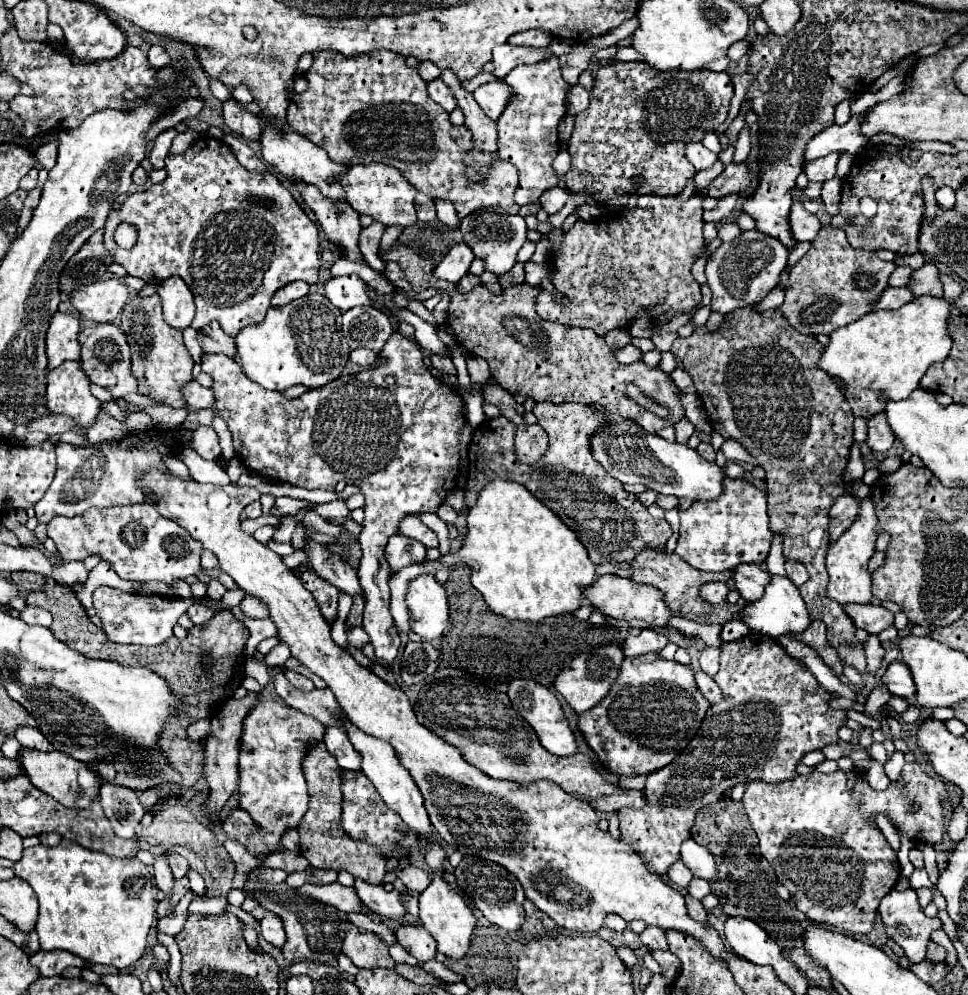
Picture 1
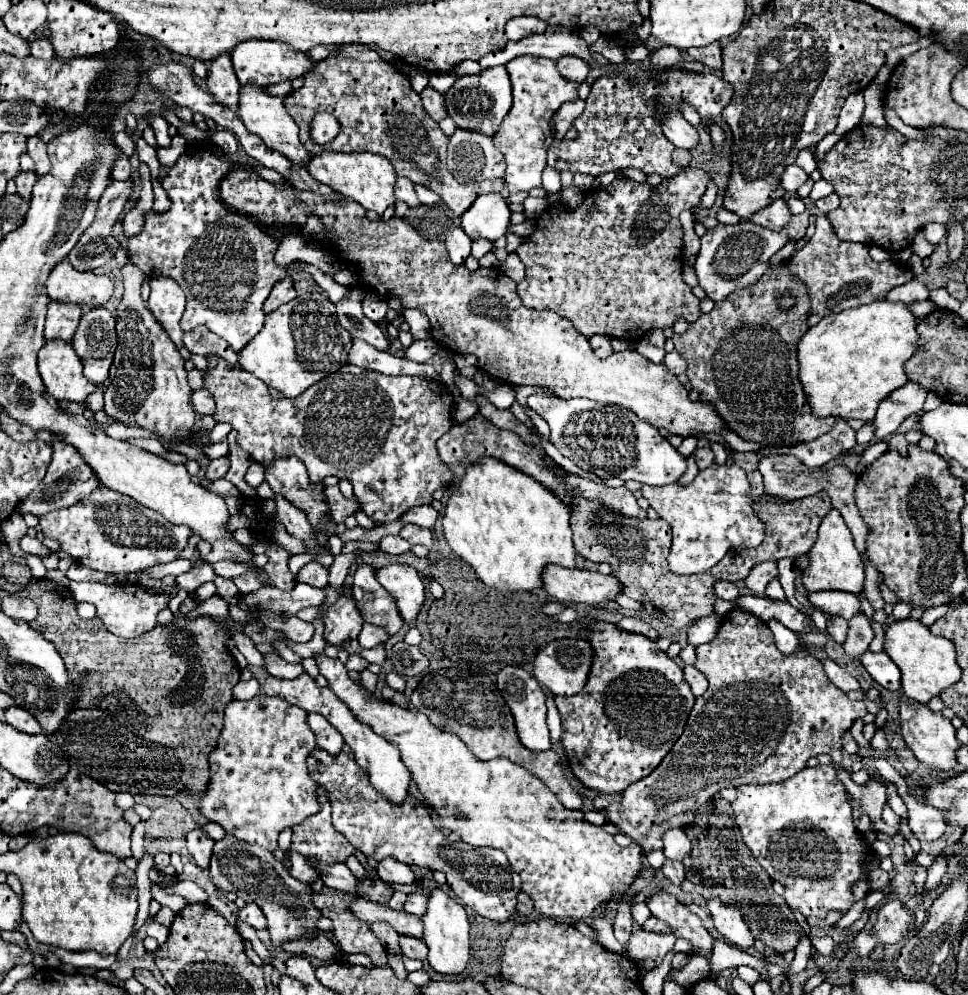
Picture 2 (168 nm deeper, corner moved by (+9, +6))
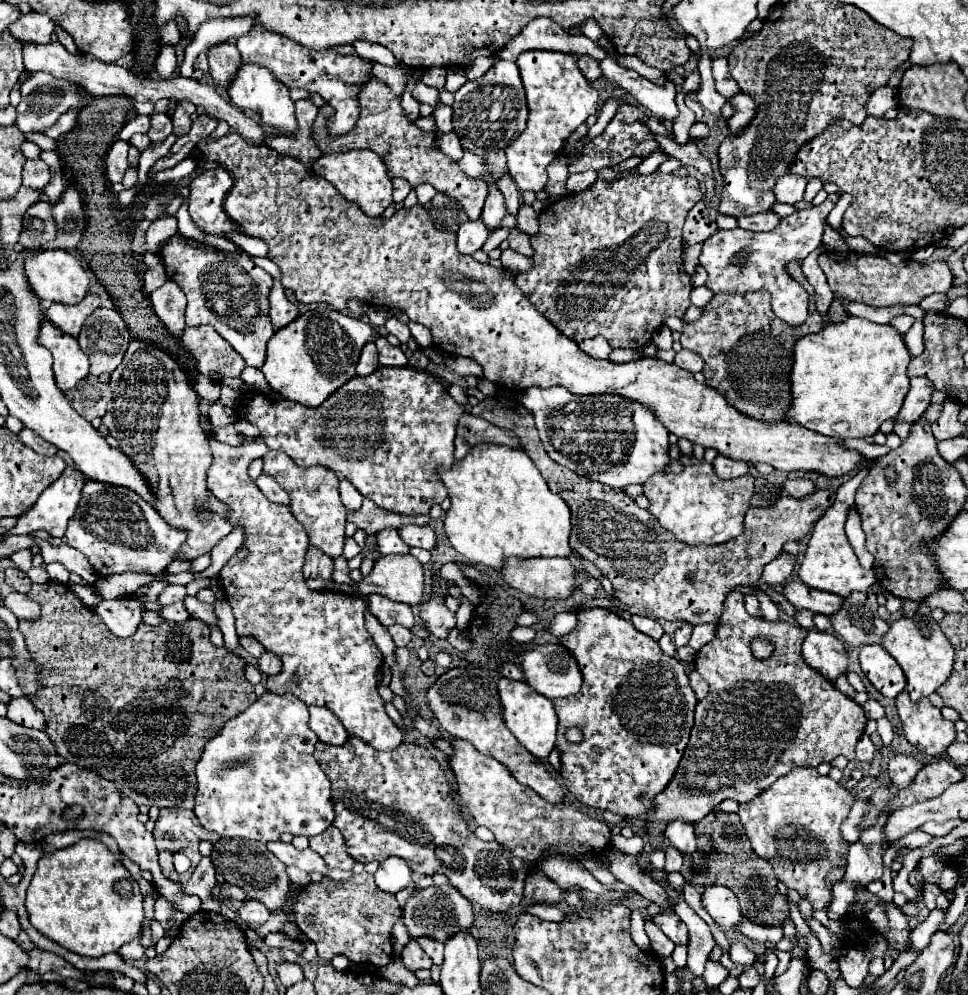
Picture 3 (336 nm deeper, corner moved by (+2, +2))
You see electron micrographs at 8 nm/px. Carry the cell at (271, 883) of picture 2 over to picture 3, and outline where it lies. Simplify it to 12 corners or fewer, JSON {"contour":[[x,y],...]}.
{"contour":[[222,837],[210,857],[226,883],[278,911],[286,865],[264,843]]}

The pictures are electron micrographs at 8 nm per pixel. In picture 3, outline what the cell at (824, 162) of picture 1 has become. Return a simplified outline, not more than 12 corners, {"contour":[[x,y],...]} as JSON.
{"contour":[[780,177],[774,187],[778,203],[796,205],[804,195],[806,177]]}

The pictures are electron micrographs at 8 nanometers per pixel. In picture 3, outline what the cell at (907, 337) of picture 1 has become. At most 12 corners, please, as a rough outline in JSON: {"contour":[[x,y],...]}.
{"contour":[[828,323],[794,347],[788,419],[866,437],[912,355],[890,323]]}

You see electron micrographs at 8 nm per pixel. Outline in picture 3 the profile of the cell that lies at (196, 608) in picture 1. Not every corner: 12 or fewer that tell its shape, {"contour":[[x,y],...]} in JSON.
{"contour":[[184,603],[168,605],[160,611],[166,621],[186,621],[188,609]]}

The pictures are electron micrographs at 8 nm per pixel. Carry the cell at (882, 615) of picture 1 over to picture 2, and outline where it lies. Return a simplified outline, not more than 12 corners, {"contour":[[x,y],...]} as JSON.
{"contour":[[843,591],[807,593],[809,603],[827,615],[851,619],[861,601]]}

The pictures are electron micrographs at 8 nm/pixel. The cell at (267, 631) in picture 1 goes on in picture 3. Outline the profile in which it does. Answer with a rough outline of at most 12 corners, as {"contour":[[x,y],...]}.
{"contour":[[138,597],[102,599],[94,611],[112,633],[136,633],[146,609]]}

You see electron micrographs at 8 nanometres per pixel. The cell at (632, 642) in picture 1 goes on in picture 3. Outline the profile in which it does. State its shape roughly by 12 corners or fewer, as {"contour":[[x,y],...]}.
{"contour":[[632,615],[640,633],[658,639],[664,635],[660,623],[648,617]]}

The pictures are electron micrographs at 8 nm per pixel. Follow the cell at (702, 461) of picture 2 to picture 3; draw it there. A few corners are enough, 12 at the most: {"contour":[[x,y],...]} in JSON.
{"contour":[[718,455],[712,467],[720,479],[748,473],[748,463]]}

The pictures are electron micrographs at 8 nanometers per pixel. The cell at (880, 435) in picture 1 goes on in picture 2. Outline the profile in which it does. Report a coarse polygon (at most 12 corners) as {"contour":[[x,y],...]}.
{"contour":[[907,381],[877,409],[877,439],[919,413],[927,389]]}

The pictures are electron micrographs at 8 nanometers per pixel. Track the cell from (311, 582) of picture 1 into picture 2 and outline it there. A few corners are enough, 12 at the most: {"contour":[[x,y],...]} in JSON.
{"contour":[[317,561],[303,565],[297,581],[319,587],[327,585],[329,569]]}

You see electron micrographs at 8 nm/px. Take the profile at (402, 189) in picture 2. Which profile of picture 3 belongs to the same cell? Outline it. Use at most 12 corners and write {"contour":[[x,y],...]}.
{"contour":[[394,179],[394,201],[404,201],[412,191],[406,179]]}

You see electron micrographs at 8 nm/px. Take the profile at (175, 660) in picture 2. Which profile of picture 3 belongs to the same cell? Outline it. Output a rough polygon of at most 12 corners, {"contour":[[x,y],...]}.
{"contour":[[62,583],[20,621],[60,761],[150,807],[256,701],[210,627],[120,639]]}

